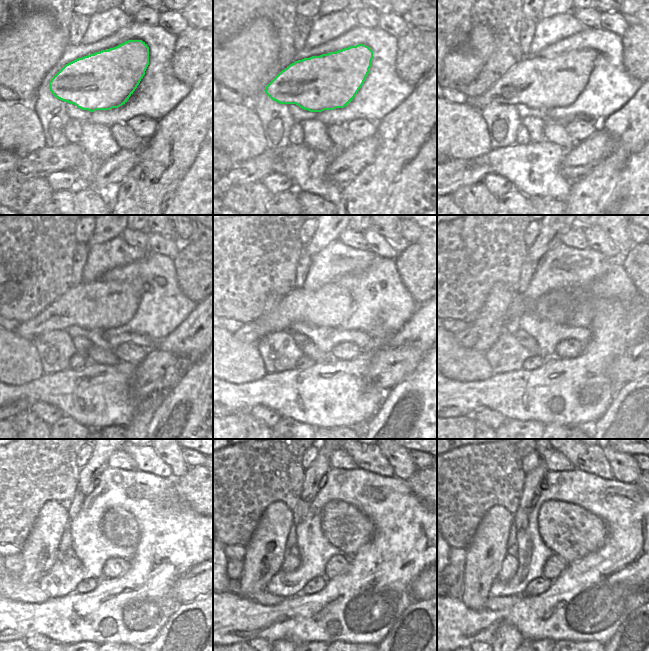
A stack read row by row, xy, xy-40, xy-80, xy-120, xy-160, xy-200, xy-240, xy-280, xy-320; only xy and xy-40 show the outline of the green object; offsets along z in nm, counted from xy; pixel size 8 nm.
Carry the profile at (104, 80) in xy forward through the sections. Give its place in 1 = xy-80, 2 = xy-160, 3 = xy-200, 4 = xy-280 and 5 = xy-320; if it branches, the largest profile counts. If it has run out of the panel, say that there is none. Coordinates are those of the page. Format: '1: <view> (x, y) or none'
1: xy-80 (544, 83)
2: xy-160 (331, 305)
3: xy-200 (557, 306)
4: xy-280 (234, 567)
5: xy-320 (457, 571)

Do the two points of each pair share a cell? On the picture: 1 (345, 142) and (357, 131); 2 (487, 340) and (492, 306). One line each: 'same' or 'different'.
1: different
2: same

